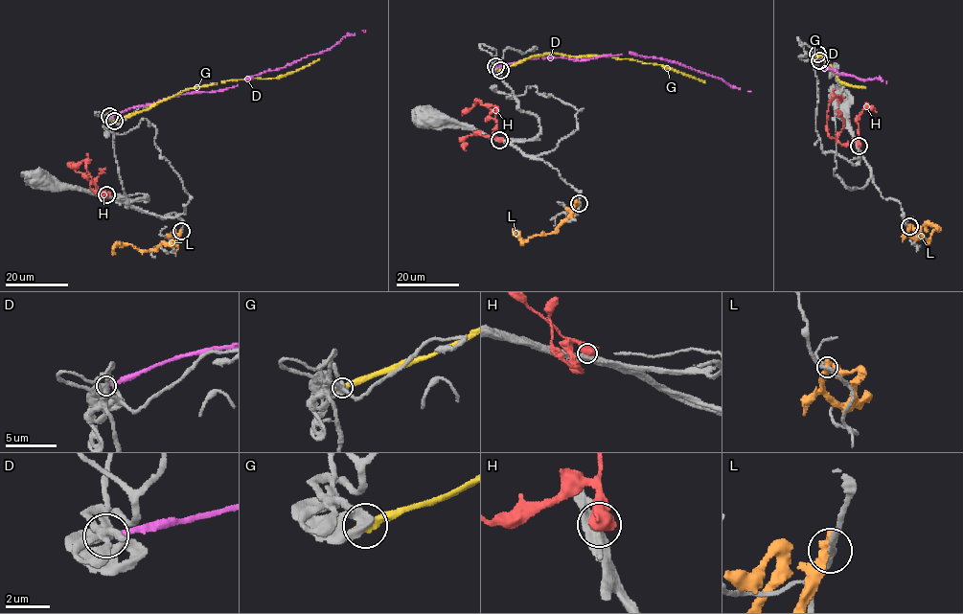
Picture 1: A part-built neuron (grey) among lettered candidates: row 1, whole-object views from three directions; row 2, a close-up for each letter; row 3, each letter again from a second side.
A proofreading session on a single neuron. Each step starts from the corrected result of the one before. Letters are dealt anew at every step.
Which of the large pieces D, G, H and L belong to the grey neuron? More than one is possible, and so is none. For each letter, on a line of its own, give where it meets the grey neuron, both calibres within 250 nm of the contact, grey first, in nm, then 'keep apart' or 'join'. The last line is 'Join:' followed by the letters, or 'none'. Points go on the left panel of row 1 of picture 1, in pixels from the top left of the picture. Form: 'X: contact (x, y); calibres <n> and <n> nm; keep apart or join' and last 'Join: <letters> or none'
D: contact (109, 116); calibres 600 and 240 nm; keep apart
G: contact (114, 121); calibres 550 and 440 nm; keep apart
H: contact (106, 194); calibres 550 and 550 nm; keep apart
L: contact (181, 231); calibres 240 and 550 nm; keep apart
Join: none

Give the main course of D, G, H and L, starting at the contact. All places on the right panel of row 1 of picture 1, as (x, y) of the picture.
D: (818, 54), (825, 61), (825, 71), (825, 68), (832, 69), (860, 79), (876, 78), (886, 83)
G: (819, 60), (813, 58), (814, 56), (821, 55), (840, 82), (864, 87)
H: (859, 146), (857, 140), (843, 145), (829, 136), (827, 131), (830, 100), (837, 96), (844, 97)
L: (909, 227), (909, 235), (929, 240), (936, 227), (927, 223), (927, 232)

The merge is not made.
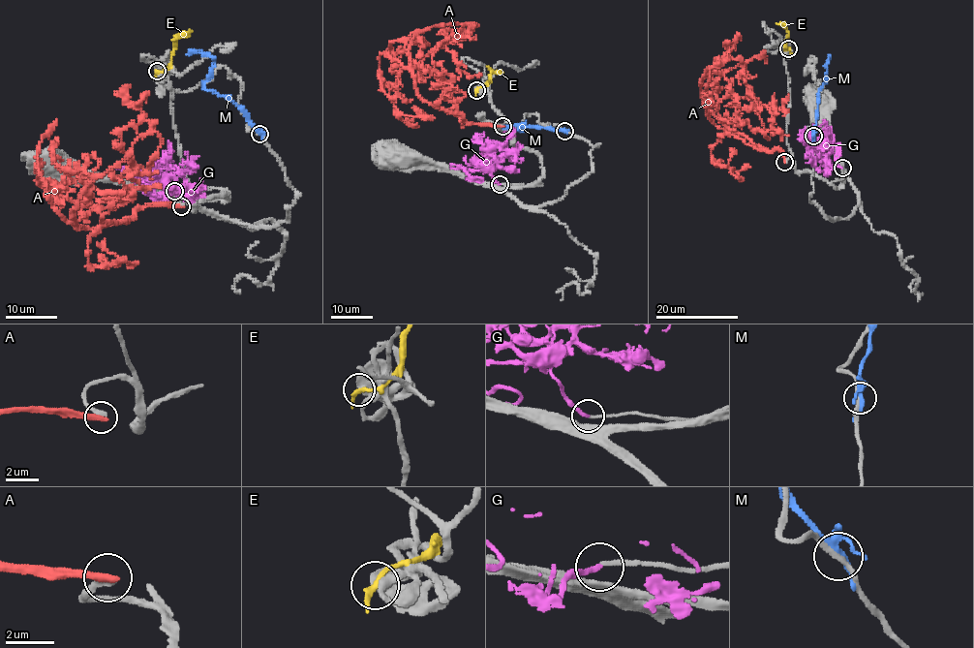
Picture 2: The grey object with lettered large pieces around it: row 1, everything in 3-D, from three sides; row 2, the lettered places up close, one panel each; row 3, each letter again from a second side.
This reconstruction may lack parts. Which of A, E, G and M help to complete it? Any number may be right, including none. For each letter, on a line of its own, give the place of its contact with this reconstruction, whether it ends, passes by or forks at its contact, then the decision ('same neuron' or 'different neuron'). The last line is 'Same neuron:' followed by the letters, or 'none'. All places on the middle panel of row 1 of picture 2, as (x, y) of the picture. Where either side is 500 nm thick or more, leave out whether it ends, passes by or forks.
A: (502, 126) | it ends | different neuron
E: (476, 90) | it passes by | different neuron
G: (500, 184) | it ends | same neuron
M: (564, 131) | it forks | different neuron
Same neuron: G

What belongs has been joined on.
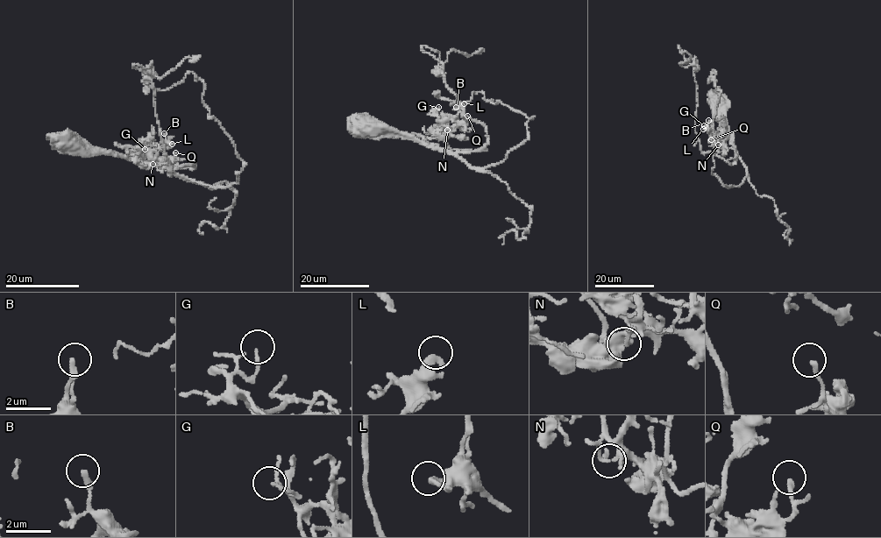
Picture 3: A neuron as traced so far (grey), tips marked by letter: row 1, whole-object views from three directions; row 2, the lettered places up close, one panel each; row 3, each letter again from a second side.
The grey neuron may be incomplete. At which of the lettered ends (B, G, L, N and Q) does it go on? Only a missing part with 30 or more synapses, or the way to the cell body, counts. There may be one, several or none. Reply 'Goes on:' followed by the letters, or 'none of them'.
Goes on: none of them

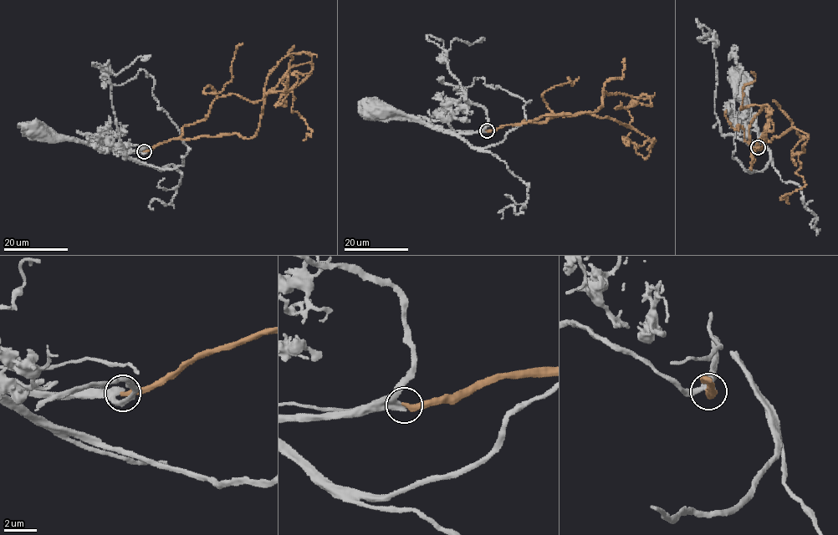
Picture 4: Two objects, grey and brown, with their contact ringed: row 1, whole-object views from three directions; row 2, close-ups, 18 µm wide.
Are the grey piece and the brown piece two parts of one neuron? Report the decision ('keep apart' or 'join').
join

